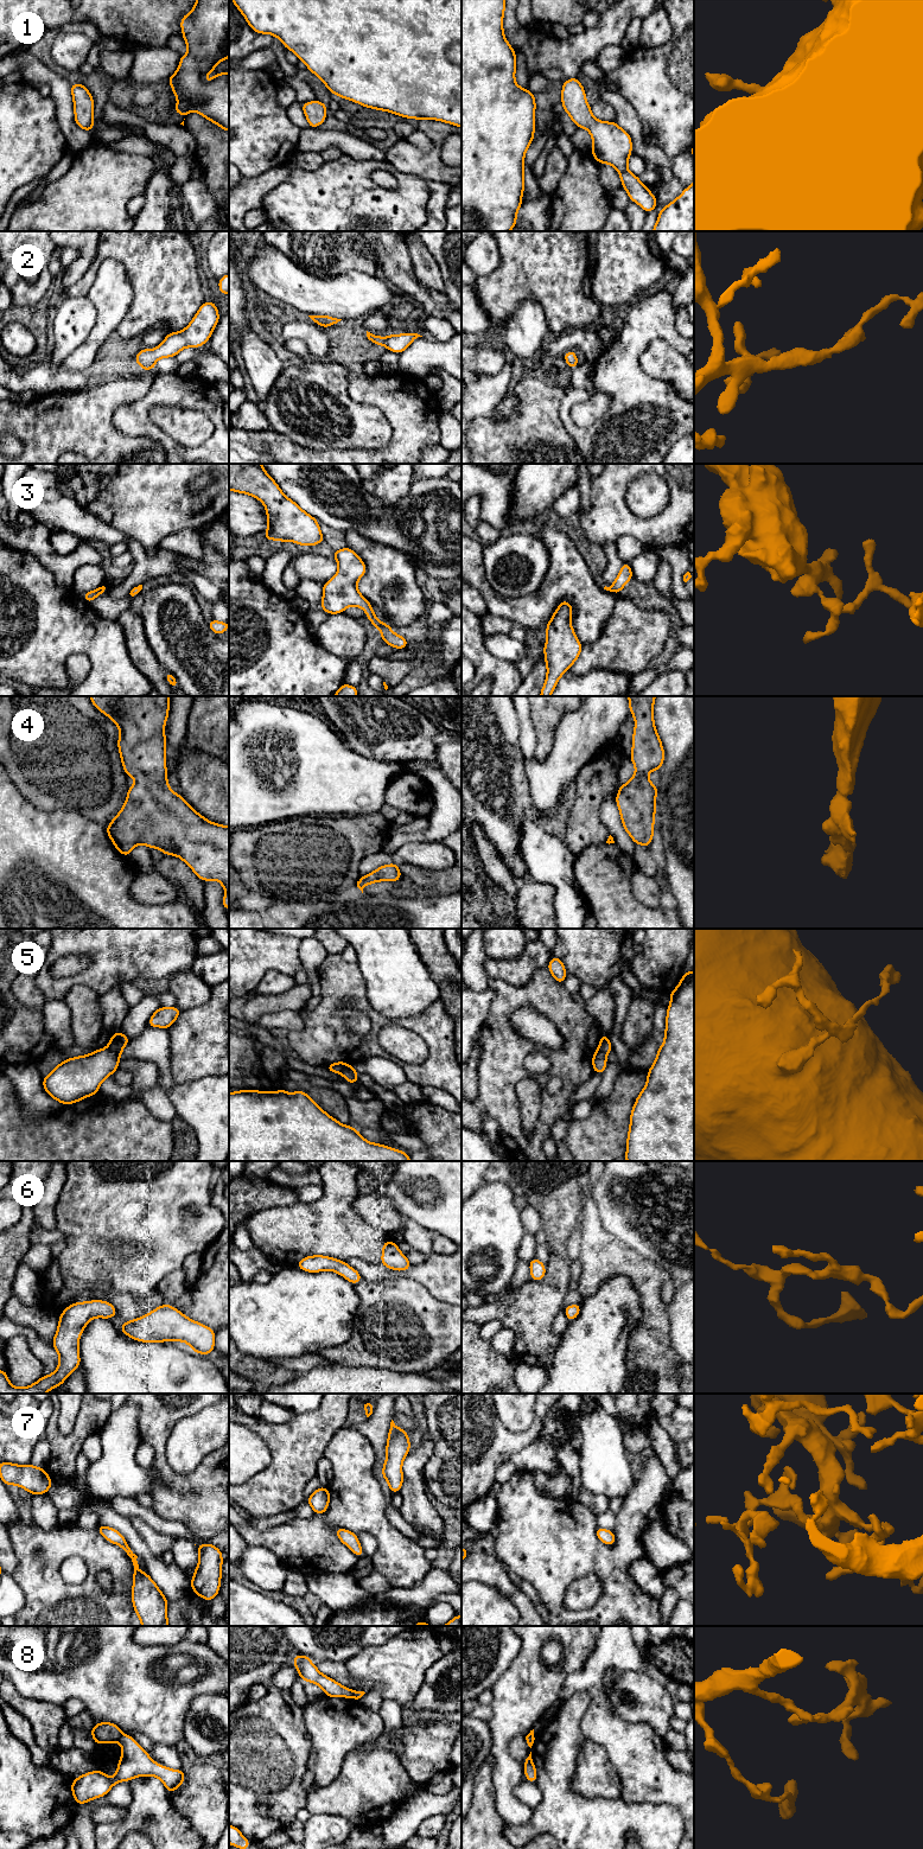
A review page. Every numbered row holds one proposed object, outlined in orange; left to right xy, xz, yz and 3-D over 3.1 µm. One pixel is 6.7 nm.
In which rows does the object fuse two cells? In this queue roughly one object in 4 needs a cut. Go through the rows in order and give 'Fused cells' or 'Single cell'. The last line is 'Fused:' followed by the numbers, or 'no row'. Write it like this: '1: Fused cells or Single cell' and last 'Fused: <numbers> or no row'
1: Single cell
2: Single cell
3: Single cell
4: Single cell
5: Fused cells
6: Single cell
7: Single cell
8: Fused cells
Fused: 5, 8

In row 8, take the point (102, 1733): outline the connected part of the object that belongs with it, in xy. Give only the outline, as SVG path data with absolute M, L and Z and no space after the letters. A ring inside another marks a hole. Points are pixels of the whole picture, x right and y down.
M110 1722L95 1723L90 1734L97 1746L101 1743L116 1742L122 1735L119 1726Z

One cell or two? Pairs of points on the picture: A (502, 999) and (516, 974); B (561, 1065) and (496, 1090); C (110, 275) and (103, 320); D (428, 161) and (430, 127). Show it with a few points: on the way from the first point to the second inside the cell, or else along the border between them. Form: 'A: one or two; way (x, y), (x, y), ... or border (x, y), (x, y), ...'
A: two; border (535, 971), (523, 984), (516, 986), (489, 979)
B: one; way (561, 1100), (529, 1145), (510, 1124)
C: one; way (110, 286), (110, 310)
D: one; way (434, 153), (437, 150), (437, 135)

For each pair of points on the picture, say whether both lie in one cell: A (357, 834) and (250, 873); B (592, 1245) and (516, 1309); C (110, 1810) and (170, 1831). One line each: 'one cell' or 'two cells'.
A: one cell
B: two cells
C: two cells

